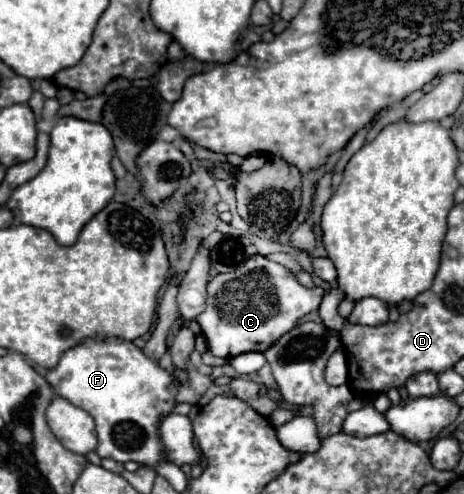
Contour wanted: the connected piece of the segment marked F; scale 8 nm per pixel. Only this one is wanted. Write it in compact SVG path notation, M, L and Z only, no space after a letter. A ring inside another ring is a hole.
M118 338L84 340L66 350L58 366L48 370L44 378L54 394L70 400L94 418L98 436L96 454L100 458L112 458L120 464L134 460L150 466L164 458L160 452L158 426L162 418L172 412L178 386L166 370L144 356L144 352L132 342Z

